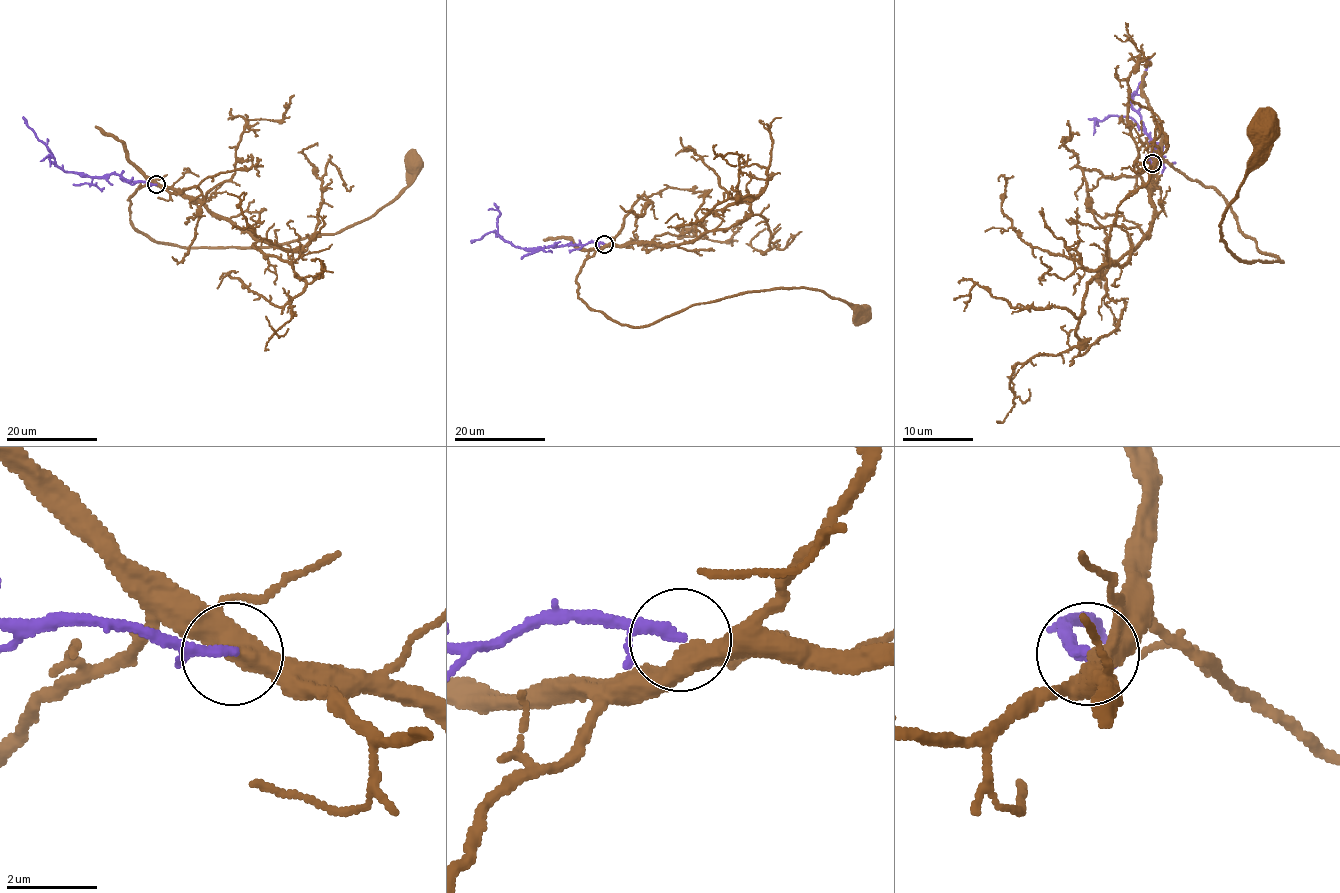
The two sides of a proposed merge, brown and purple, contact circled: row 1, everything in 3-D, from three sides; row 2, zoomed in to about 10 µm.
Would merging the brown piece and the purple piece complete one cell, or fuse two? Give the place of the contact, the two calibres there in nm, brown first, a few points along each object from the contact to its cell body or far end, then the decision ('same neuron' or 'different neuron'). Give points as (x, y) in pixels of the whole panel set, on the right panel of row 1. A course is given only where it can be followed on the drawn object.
at (1152, 163); 440 nm thick on the brown side, 160 nm on the other; brown runs (1152, 163), (1165, 159), (1211, 186), (1261, 251), (1282, 262), (1241, 260), (1222, 239), (1257, 129); purple runs (1152, 163), (1149, 159), (1156, 147), (1158, 150), (1156, 143), (1145, 132), (1143, 122), (1131, 104), (1151, 56); same neuron

